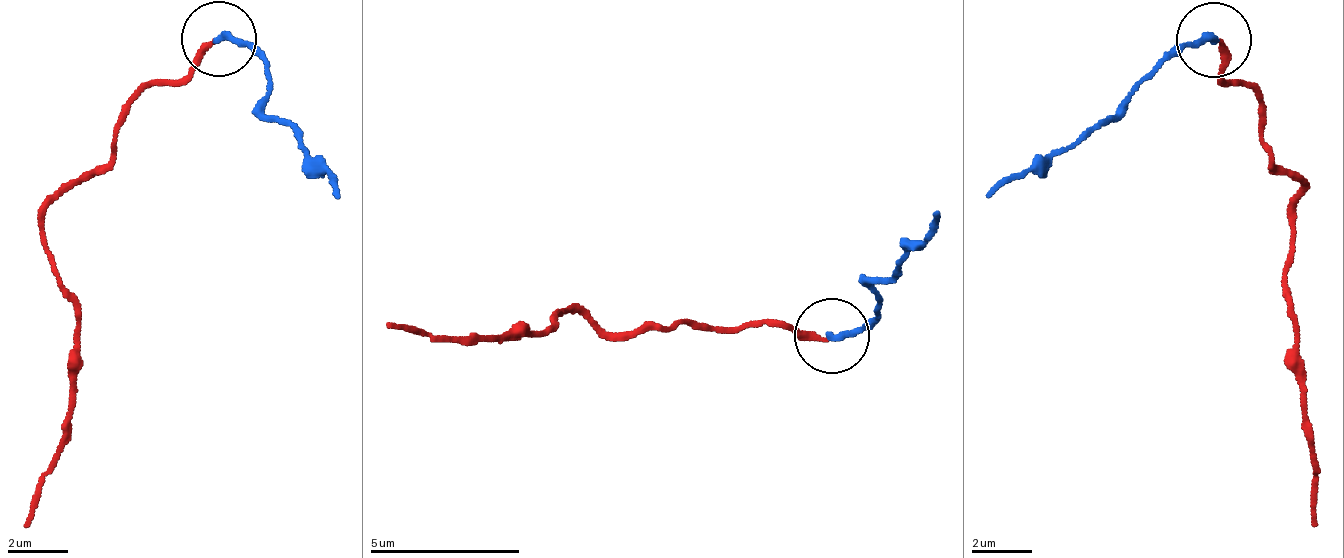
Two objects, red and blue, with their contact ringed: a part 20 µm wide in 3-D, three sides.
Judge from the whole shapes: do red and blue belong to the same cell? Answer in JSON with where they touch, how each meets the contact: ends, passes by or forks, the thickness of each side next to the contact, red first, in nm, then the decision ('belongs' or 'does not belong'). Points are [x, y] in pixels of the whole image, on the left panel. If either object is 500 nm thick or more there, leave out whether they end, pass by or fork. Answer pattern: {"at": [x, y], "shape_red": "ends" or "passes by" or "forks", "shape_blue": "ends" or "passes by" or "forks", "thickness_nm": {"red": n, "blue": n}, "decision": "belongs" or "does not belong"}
{"at": [218, 39], "shape_red": "ends", "shape_blue": "ends", "thickness_nm": {"red": 200, "blue": 240}, "decision": "belongs"}

